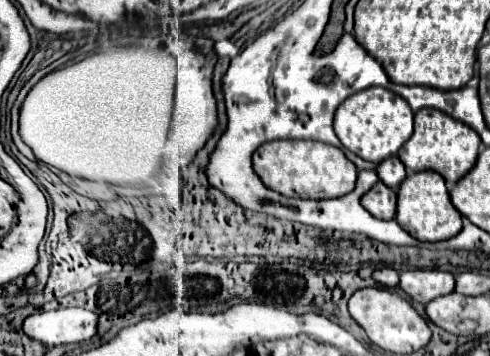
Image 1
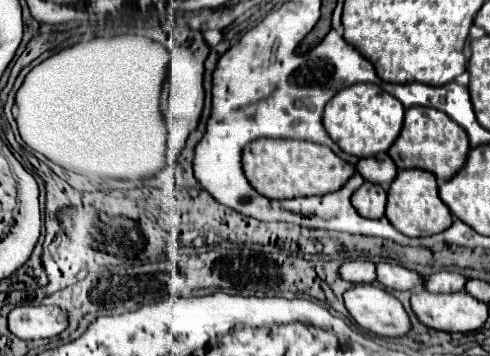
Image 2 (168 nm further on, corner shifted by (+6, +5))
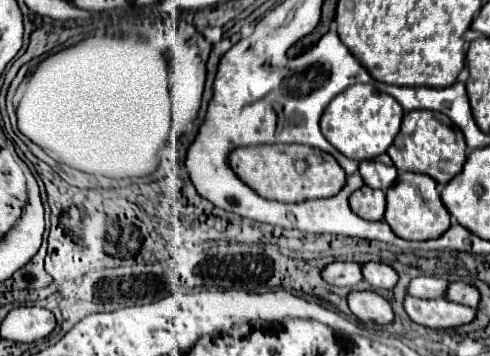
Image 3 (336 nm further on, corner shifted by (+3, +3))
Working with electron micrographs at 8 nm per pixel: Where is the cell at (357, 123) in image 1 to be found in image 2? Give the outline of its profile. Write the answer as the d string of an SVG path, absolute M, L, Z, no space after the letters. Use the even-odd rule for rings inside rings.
M356 83L336 93L324 109L322 125L330 139L344 151L356 157L372 157L386 151L398 137L404 121L402 103L374 83Z

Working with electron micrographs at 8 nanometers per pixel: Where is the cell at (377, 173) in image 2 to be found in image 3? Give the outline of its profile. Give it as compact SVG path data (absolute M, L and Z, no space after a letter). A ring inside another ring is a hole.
M381 155L381 157L369 159L369 161L361 161L359 175L363 177L365 185L369 185L371 189L387 191L397 179L397 169L391 163L389 155Z

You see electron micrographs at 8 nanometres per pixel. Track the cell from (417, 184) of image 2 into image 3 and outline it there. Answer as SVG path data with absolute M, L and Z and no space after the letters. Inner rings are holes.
M399 173L391 189L387 189L387 211L385 219L395 231L395 235L407 241L427 241L437 239L443 231L449 229L449 211L443 207L443 201L437 191L437 183L421 173Z

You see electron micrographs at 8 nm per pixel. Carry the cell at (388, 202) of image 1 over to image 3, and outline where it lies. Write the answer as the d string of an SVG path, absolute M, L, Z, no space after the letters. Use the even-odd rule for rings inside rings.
M363 185L361 189L357 189L351 195L349 205L359 217L363 217L367 221L381 221L383 213L385 213L385 193Z

